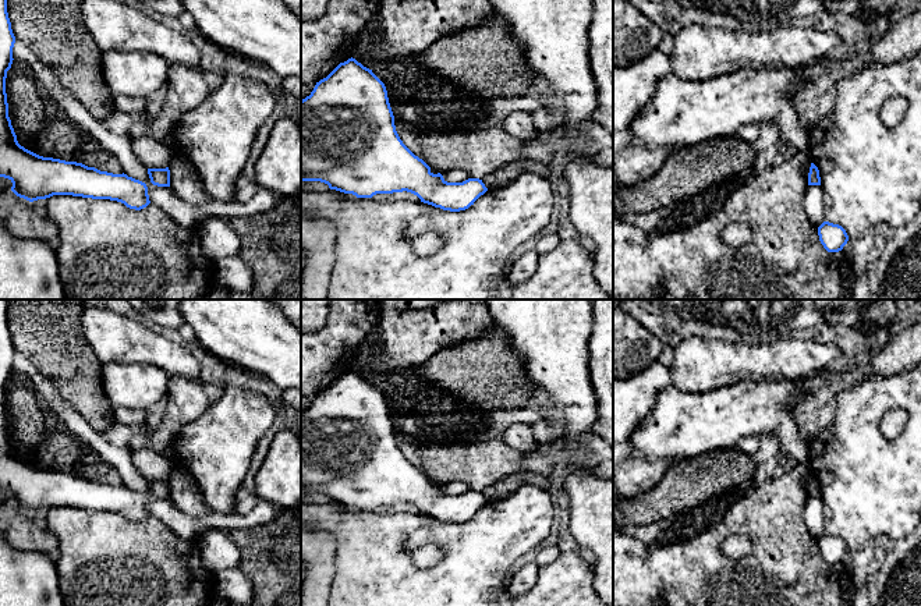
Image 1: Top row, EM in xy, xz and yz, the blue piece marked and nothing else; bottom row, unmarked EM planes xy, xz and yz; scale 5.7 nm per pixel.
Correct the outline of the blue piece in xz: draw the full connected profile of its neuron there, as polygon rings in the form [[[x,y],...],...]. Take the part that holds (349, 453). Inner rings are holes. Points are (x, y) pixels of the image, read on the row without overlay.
[[[353,369],[344,375],[340,375],[326,390],[316,394],[311,407],[301,412],[301,493],[320,493],[327,496],[330,502],[353,506],[357,510],[372,510],[376,506],[407,503],[417,507],[424,515],[450,524],[468,521],[481,507],[488,503],[488,500],[479,490],[468,490],[463,495],[447,495],[440,485],[433,486],[431,483],[431,479],[422,471],[415,468],[400,451],[396,443],[394,428],[389,415],[385,396],[372,384],[372,382],[364,379]]]

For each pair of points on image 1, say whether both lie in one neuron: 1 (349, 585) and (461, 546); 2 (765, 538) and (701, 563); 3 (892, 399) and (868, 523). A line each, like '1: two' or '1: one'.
1: one
2: one
3: one

